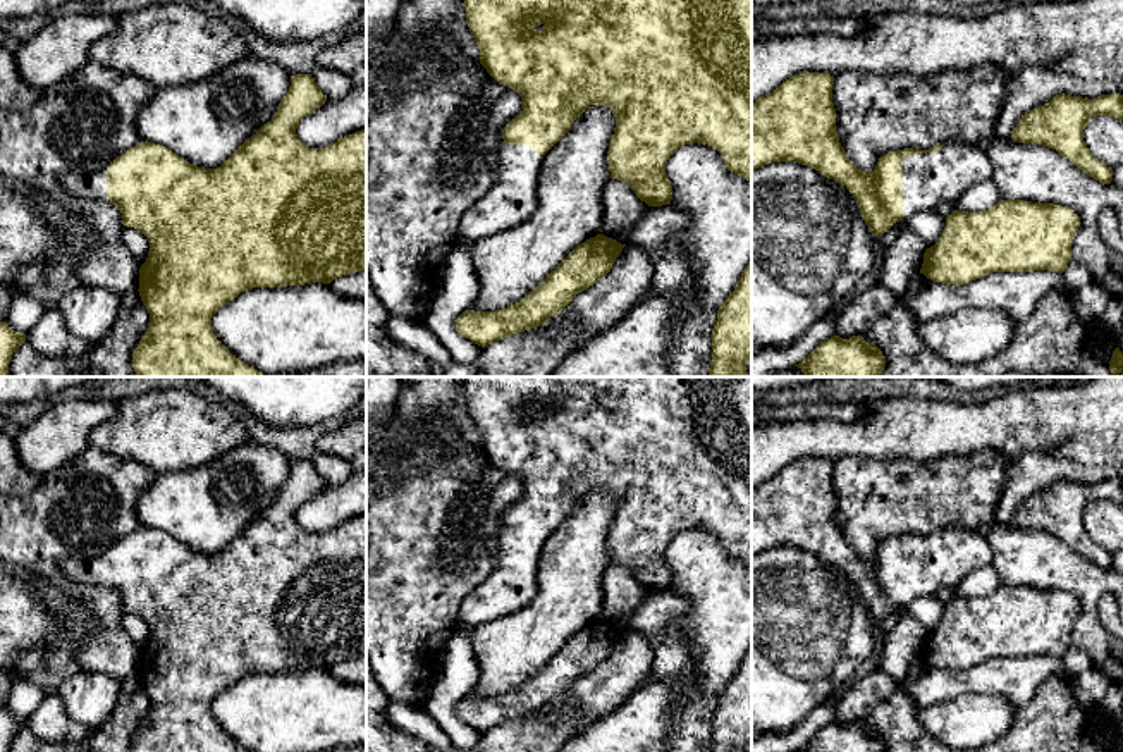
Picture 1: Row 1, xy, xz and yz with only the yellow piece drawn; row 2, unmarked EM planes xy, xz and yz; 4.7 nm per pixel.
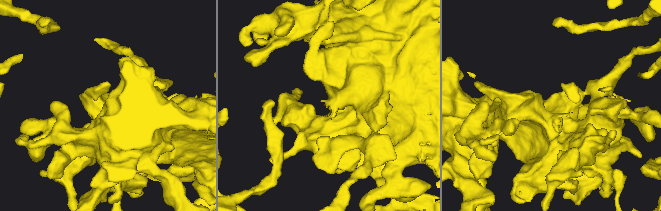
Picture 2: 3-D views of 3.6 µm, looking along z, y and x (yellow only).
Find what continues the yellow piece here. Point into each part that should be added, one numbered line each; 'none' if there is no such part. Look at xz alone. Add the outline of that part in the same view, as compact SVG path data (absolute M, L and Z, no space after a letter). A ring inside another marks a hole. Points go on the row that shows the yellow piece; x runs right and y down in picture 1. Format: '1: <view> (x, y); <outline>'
1: xz (511, 200); M502 143L495 184L463 215L459 234L476 241L523 224L537 206L542 160L531 146Z

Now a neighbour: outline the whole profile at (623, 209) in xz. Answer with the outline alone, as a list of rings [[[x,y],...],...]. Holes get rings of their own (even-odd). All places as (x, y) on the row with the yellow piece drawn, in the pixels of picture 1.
[[[611,177],[602,188],[602,208],[600,234],[628,244],[648,205],[635,194],[629,184]]]

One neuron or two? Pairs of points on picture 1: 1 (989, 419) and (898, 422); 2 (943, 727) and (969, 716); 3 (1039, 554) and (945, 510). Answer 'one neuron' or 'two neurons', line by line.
1: one neuron
2: one neuron
3: two neurons

